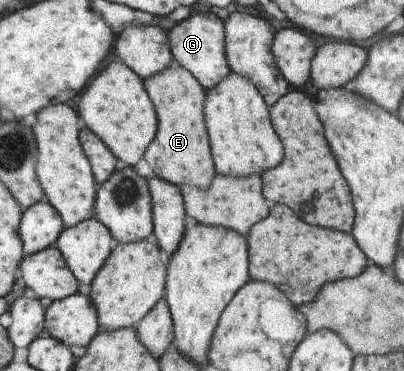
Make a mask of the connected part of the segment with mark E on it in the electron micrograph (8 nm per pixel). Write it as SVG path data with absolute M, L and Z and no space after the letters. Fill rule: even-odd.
M176 60L145 80L146 93L158 117L158 131L144 159L158 178L176 186L192 185L208 189L216 174L211 145L204 125L204 99L206 92L196 78Z

